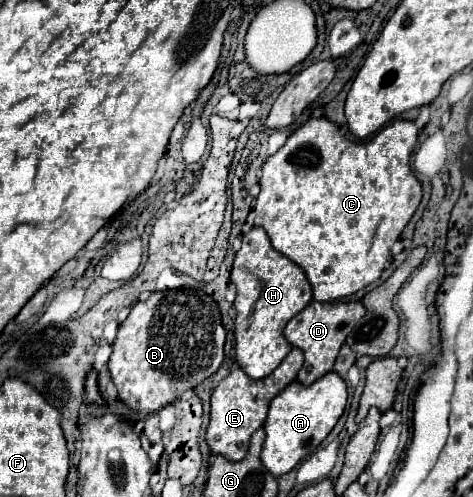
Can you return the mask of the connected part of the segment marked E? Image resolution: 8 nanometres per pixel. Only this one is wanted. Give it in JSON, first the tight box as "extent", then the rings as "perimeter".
{"extent":[207,347,303,461],"perimeter":[[[293,347],[289,355],[279,363],[279,367],[263,377],[263,379],[251,379],[243,369],[233,369],[213,391],[211,395],[211,421],[207,427],[207,445],[211,453],[223,455],[229,461],[239,461],[249,451],[249,439],[255,429],[259,429],[267,417],[271,399],[285,389],[291,381],[297,379],[297,373],[303,365],[303,351]]]}

